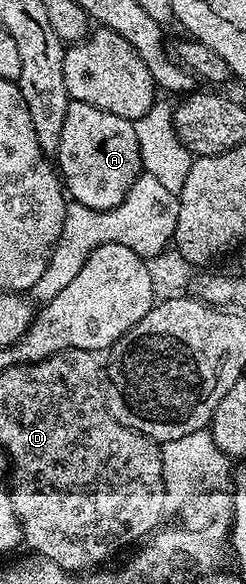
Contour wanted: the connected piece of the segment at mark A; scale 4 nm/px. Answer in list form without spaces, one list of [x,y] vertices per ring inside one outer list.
[[[70,101],[67,116],[63,119],[63,132],[59,135],[55,166],[63,179],[64,189],[72,201],[92,210],[110,210],[123,204],[131,184],[135,184],[135,180],[143,173],[139,156],[139,140],[135,140],[132,121],[123,116],[115,116],[111,112],[103,112],[103,108],[95,108],[91,104]]]

